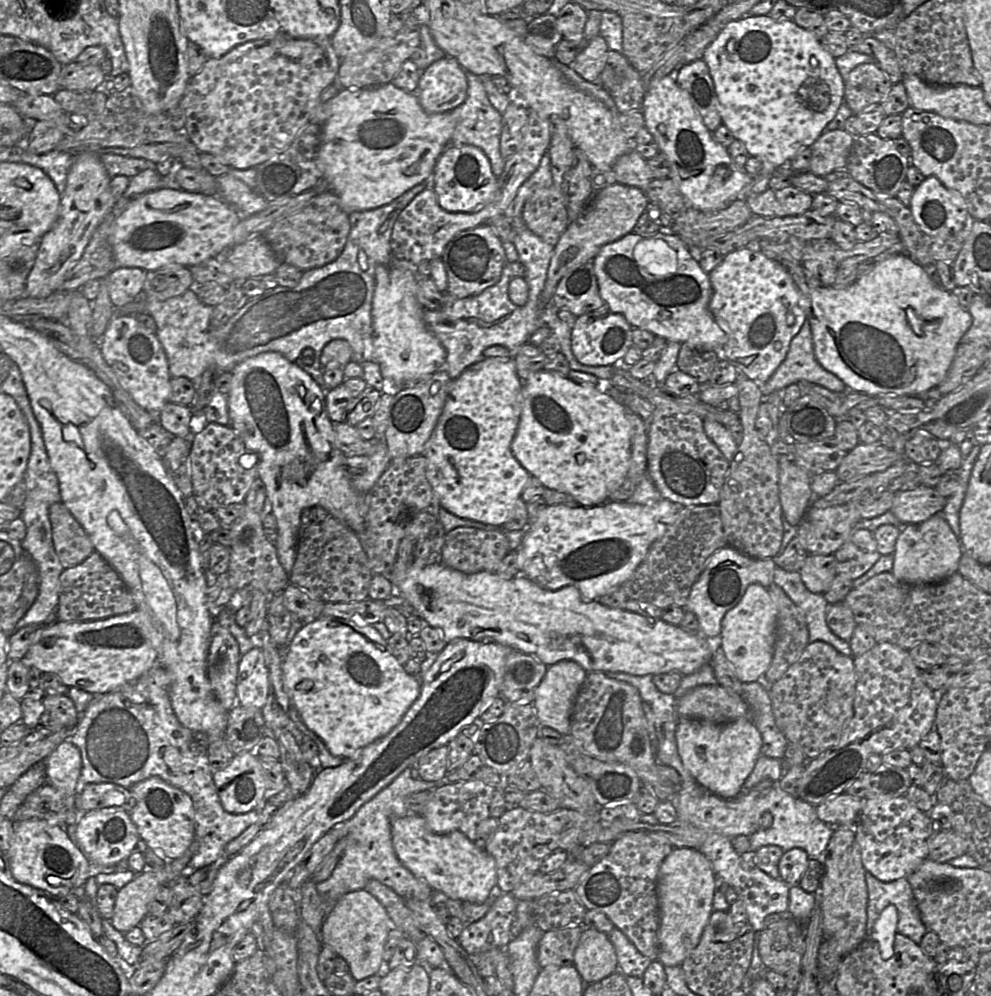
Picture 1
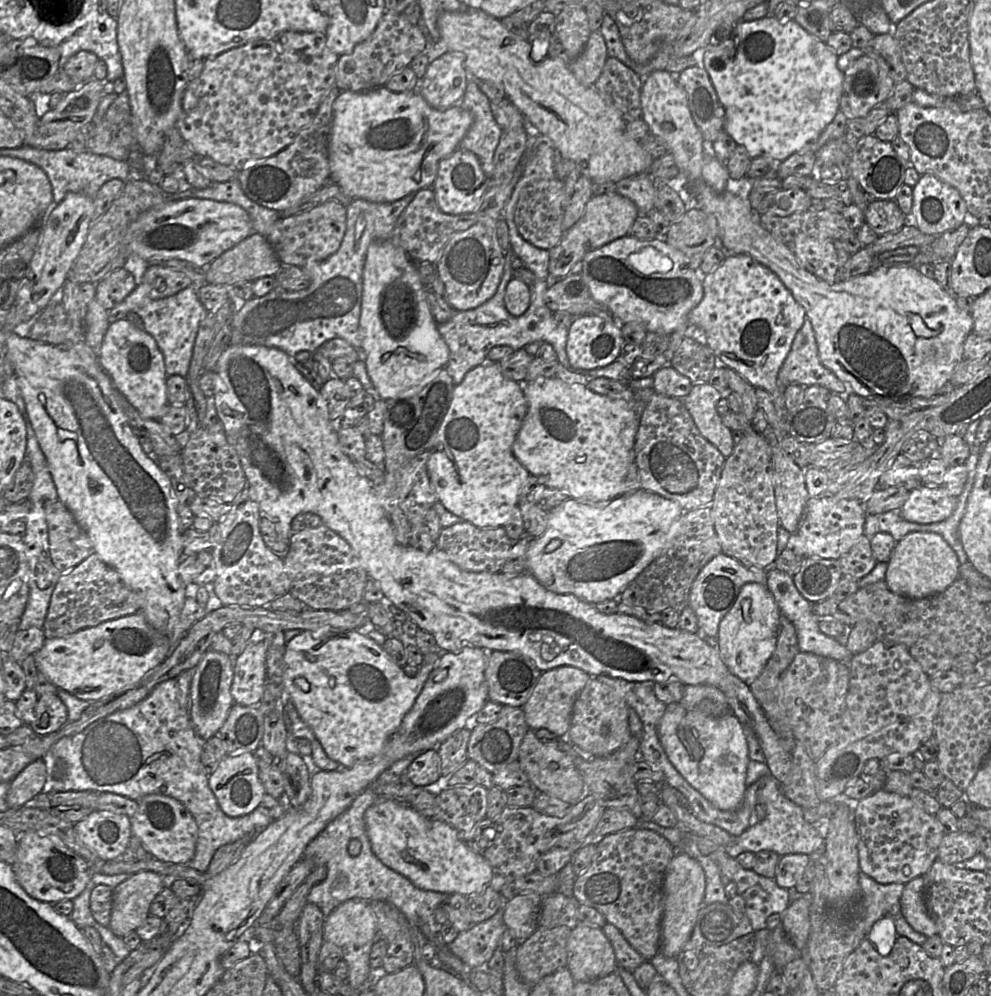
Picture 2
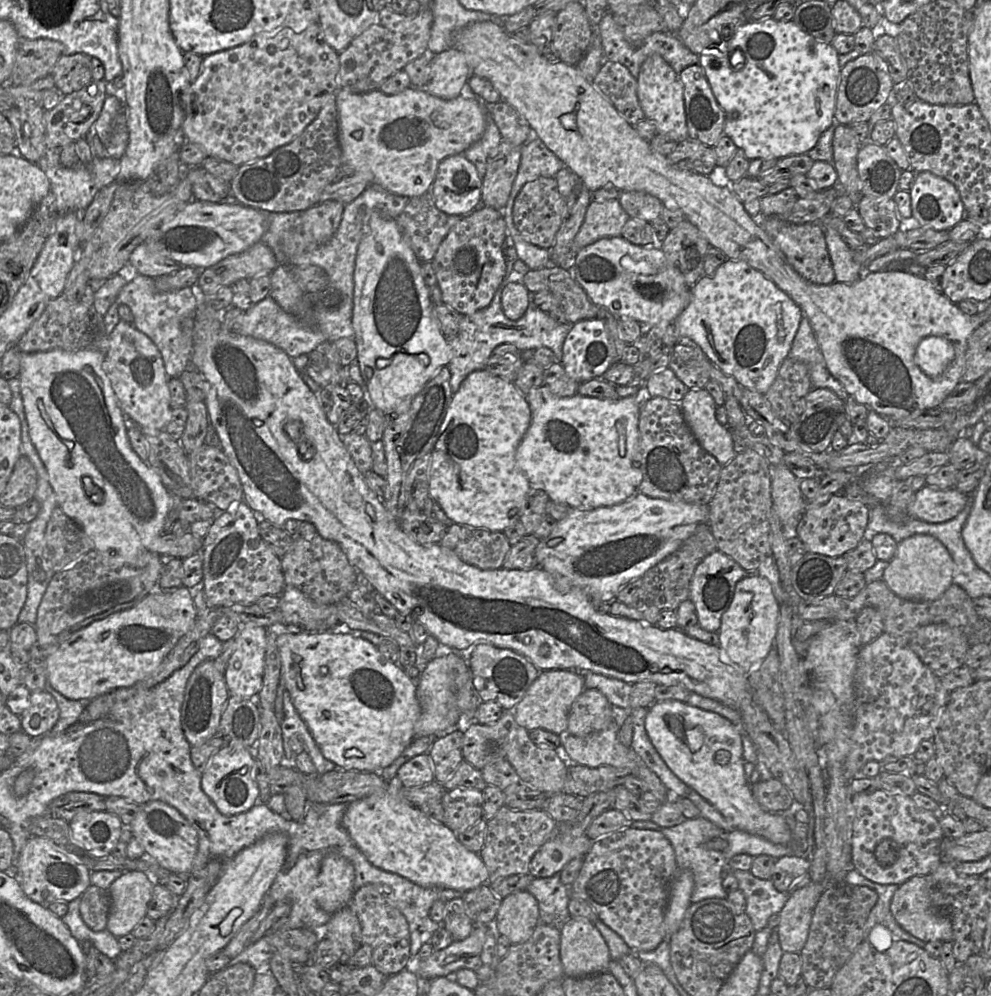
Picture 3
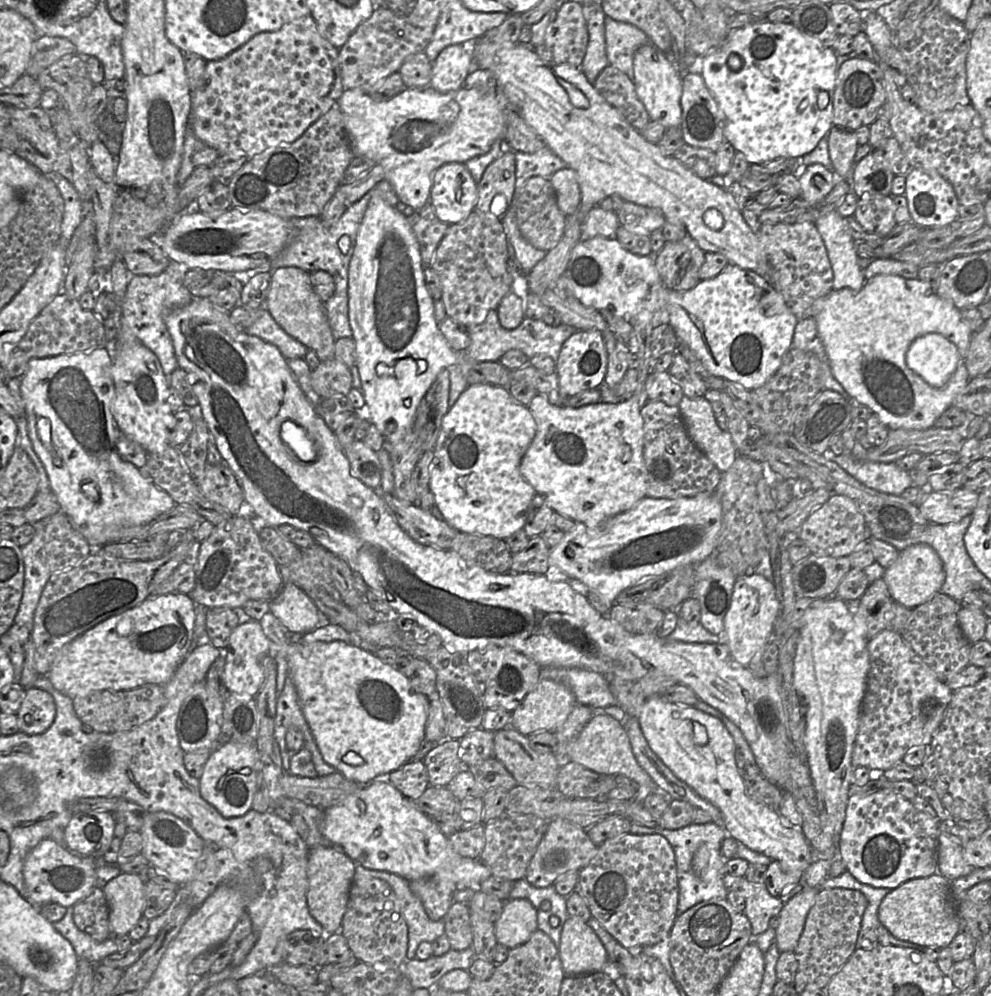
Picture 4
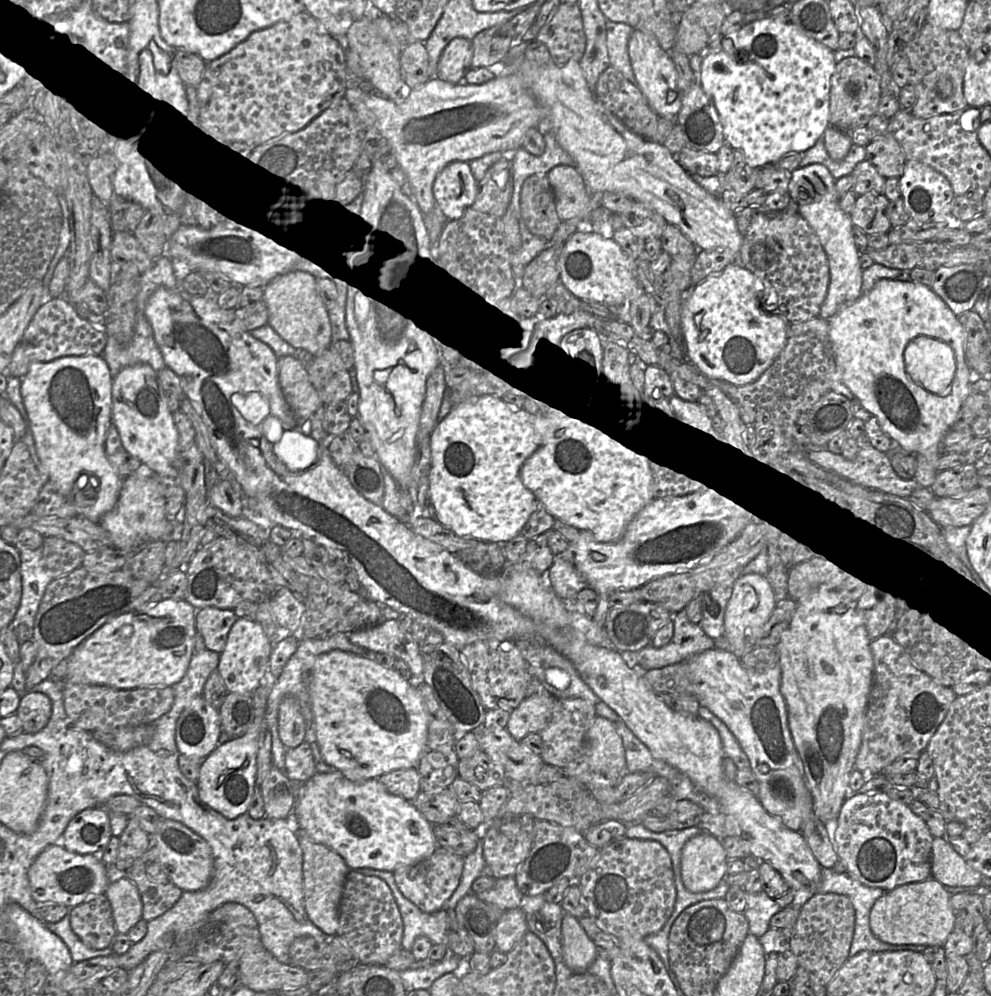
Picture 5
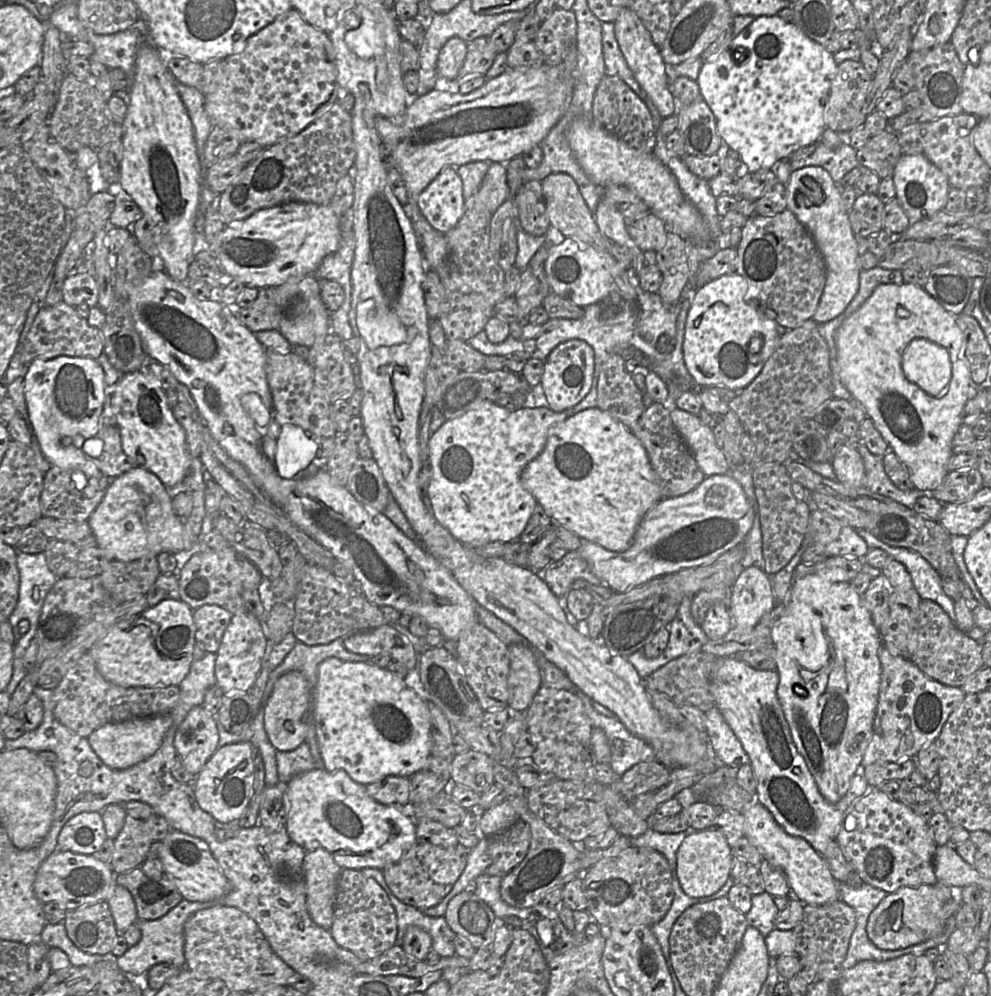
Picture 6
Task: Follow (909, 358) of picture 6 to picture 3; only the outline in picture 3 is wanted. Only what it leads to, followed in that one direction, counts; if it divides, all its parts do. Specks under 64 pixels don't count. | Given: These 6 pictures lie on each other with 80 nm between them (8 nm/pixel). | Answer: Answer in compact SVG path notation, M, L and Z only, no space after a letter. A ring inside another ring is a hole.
M928 336L921 340L915 353L915 362L929 377L940 377L955 357L953 344L942 337Z

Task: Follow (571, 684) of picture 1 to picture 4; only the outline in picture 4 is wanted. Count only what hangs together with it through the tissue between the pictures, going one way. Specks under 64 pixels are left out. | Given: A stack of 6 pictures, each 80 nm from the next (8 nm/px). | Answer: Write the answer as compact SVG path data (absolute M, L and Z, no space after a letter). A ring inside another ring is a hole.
M541 678L521 704L511 712L510 727L525 736L537 731L555 732L563 725L576 704L575 696L568 687L550 679Z

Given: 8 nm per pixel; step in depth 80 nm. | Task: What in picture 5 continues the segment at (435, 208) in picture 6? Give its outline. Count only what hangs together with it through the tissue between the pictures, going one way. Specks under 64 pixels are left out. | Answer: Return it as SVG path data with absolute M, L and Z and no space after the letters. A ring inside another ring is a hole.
M454 162L436 176L432 193L437 207L448 221L462 218L476 197L477 182L468 162Z

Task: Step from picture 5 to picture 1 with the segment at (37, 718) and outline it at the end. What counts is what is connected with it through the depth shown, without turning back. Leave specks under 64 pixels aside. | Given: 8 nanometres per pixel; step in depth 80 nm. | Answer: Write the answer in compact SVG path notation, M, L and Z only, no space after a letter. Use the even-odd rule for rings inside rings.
M45 695L44 711L39 720L39 728L61 731L76 727L80 714L67 695Z

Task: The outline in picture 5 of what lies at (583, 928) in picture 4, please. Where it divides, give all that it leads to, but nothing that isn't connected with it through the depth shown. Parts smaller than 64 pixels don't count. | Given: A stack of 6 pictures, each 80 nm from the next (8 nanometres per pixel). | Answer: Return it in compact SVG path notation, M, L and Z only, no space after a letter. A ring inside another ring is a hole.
M565 913L561 927L565 964L573 973L586 972L598 956L598 947L575 916Z

